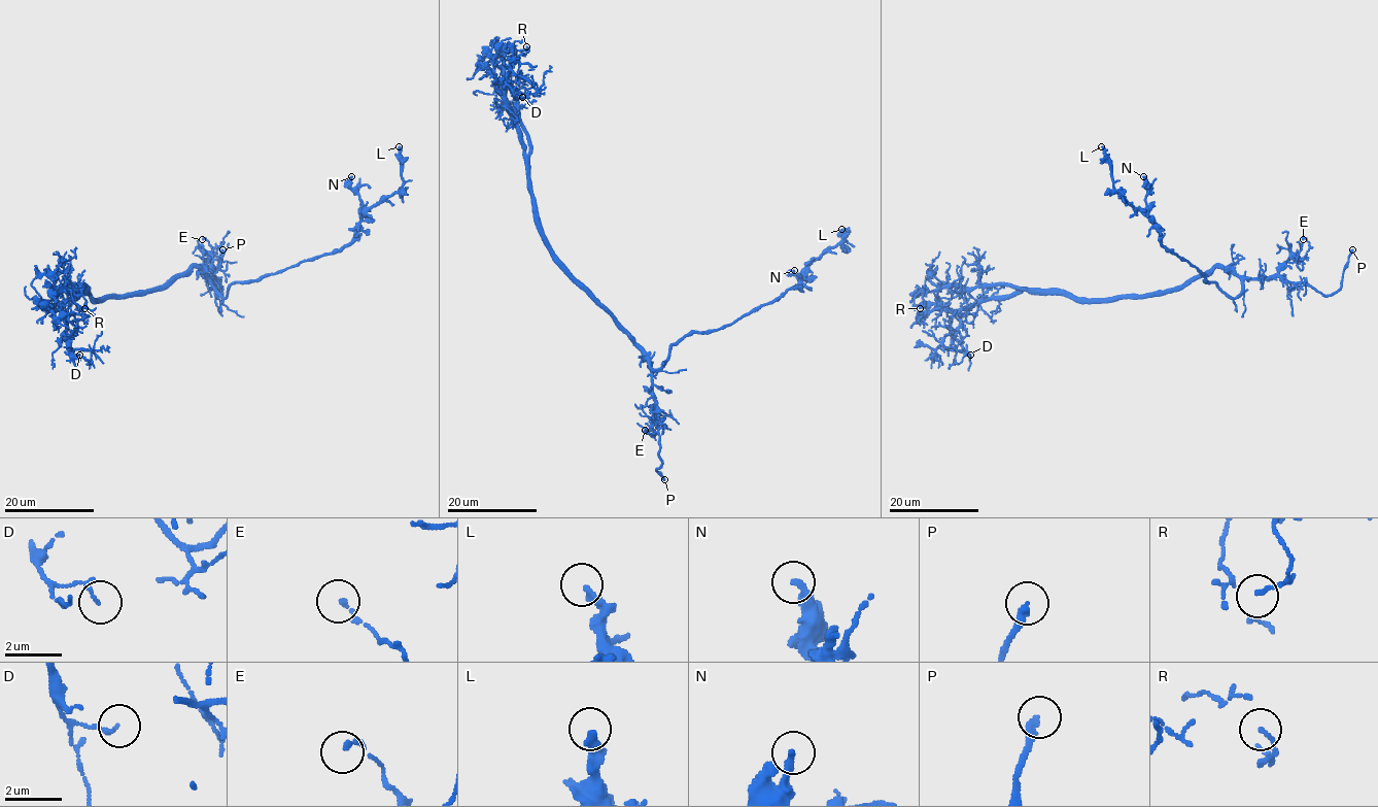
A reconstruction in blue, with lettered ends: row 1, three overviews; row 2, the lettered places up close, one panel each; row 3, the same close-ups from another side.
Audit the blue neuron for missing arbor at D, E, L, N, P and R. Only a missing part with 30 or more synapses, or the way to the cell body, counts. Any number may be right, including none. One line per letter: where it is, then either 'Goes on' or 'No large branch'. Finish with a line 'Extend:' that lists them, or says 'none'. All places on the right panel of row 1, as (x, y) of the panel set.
D: Place: (970, 355). No large branch
E: Place: (1303, 239). No large branch
L: Place: (1101, 146). No large branch
N: Place: (1143, 176). No large branch
P: Place: (1352, 249). Goes on
R: Place: (920, 308). No large branch
Extend: P

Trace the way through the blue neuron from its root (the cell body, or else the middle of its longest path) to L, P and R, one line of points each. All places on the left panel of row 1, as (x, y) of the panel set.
L: (180, 276), (199, 266), (224, 298), (233, 283), (339, 251), (360, 213), (401, 187), (399, 146)
P: (180, 276), (191, 266), (199, 266), (214, 277), (216, 296), (214, 270), (222, 249)
R: (180, 276), (156, 288), (105, 299), (93, 299), (83, 284), (61, 287), (61, 291), (81, 295), (84, 308)

